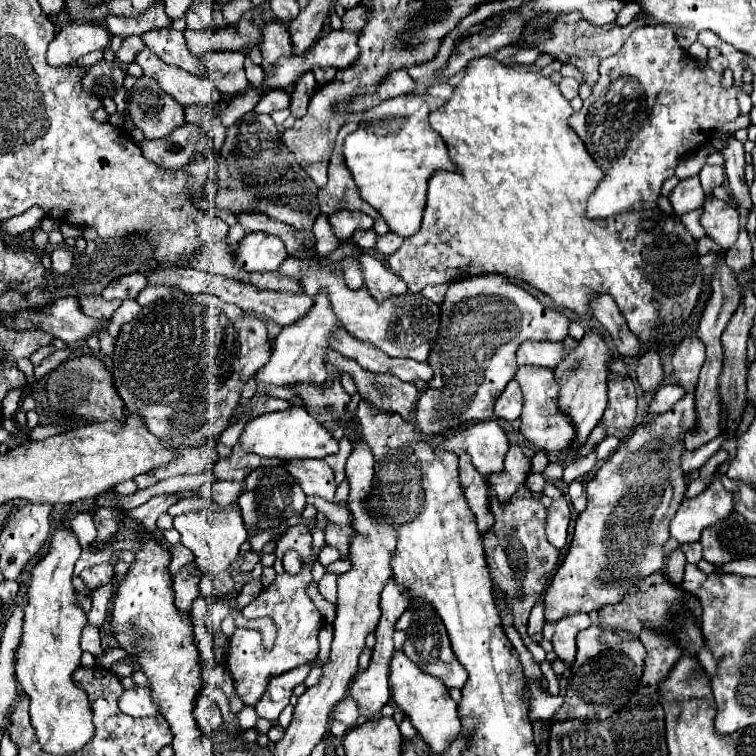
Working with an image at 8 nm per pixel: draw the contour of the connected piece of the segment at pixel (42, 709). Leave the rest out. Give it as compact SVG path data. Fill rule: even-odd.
M58 525L50 539L48 553L32 569L22 637L14 655L16 681L30 697L32 727L36 729L42 749L52 755L66 755L82 749L94 733L88 697L72 681L72 673L80 667L80 633L88 623L86 613L76 603L72 587L72 571L80 551L76 533Z

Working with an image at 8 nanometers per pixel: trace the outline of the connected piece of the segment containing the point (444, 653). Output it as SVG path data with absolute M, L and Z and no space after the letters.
M410 599L410 611L416 609L416 615L414 615L414 621L410 625L410 629L406 631L406 643L404 643L404 653L420 667L424 669L426 673L438 677L440 681L444 681L444 685L448 689L452 687L458 687L462 689L466 679L468 679L468 673L466 669L460 665L460 661L456 659L454 651L452 651L452 645L450 645L450 637L446 633L446 627L444 623L440 621L440 617L434 613L434 607L432 605L426 605L424 601L412 601Z

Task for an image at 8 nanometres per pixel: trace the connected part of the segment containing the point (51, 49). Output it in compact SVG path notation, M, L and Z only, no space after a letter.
M66 23L48 45L46 61L52 67L68 65L90 51L108 47L108 31L100 23Z

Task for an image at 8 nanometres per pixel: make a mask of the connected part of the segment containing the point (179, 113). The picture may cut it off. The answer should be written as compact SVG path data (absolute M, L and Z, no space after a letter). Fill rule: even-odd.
M142 75L126 93L126 105L132 123L148 139L162 139L172 133L172 129L186 123L184 109L146 75Z

